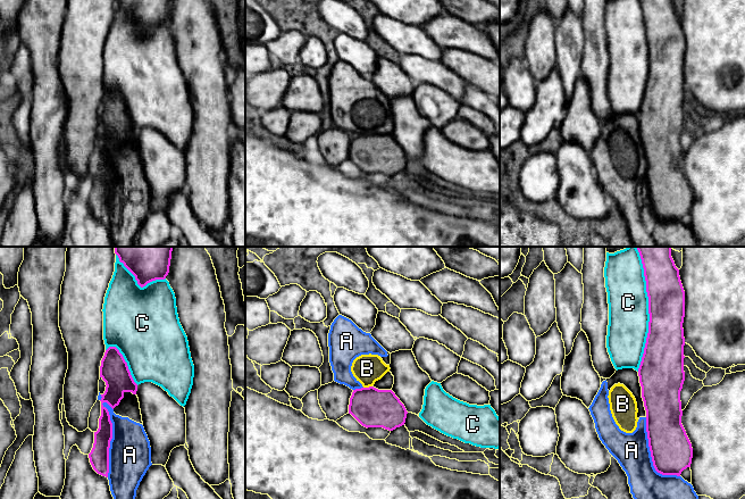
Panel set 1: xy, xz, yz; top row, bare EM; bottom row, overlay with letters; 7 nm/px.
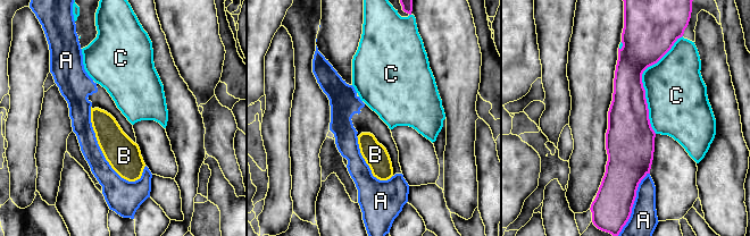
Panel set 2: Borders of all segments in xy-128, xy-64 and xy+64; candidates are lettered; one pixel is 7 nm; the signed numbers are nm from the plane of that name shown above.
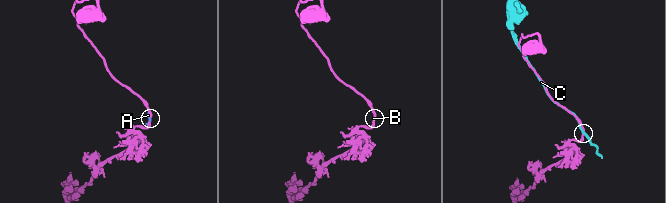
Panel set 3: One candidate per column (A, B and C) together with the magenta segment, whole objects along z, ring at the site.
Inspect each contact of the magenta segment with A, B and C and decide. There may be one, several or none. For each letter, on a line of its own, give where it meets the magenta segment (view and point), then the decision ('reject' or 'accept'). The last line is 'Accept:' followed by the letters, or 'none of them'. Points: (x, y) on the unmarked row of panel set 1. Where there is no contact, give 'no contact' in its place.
A: meets magenta in xy at (111, 183); reject
B: meets magenta in xz at (367, 133); reject
C: meets magenta in yz at (649, 58); reject
Accept: none of them

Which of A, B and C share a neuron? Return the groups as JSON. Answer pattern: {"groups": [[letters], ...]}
{"groups": [["A", "B"], ["C"]]}

